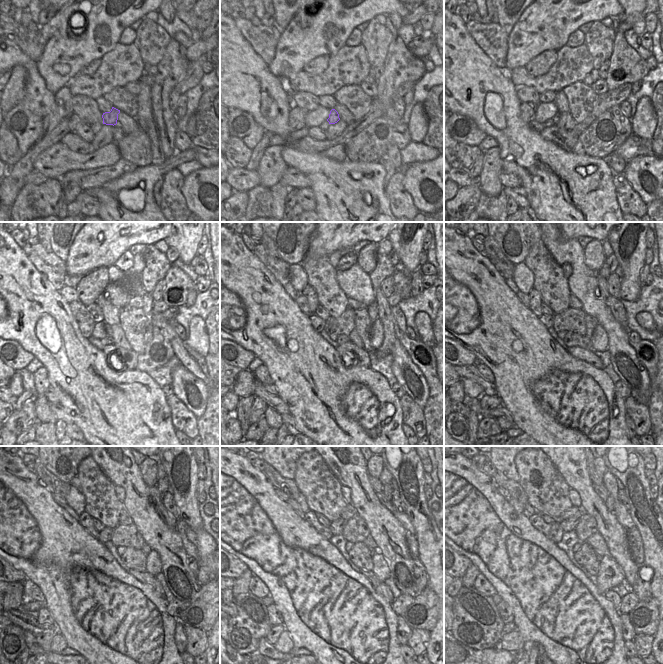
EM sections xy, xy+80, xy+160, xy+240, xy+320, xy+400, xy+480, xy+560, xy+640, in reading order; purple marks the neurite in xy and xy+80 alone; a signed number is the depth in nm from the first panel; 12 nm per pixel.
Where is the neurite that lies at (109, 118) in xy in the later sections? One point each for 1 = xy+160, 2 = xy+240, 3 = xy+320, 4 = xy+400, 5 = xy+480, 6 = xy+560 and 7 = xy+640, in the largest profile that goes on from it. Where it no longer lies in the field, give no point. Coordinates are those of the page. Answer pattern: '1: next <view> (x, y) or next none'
1: next xy+160 (557, 116)
2: next xy+240 (108, 339)
3: next xy+320 (340, 339)
4: next xy+400 (571, 339)
5: next xy+480 (135, 559)
6: next xy+560 (359, 554)
7: next xy+640 (585, 556)

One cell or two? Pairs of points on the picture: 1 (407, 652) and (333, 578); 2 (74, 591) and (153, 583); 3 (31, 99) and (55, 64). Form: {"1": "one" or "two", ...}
{"1": "two", "2": "two", "3": "two"}

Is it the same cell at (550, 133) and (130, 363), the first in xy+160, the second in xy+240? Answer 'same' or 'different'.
same

